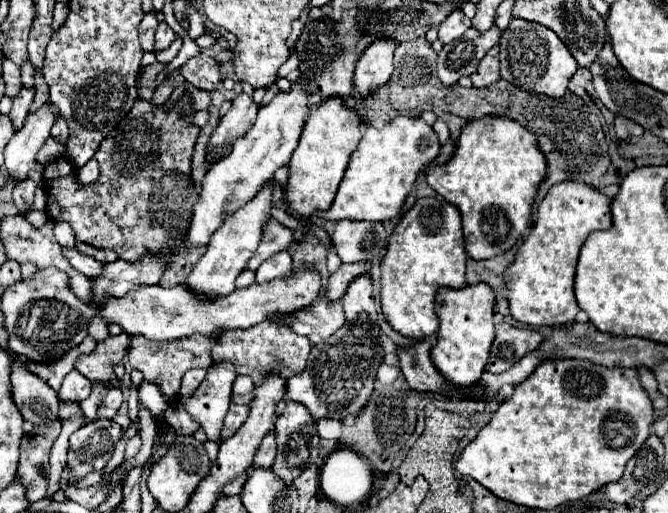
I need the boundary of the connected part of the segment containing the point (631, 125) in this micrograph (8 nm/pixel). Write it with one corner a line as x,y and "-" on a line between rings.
616,116
614,120
614,130
616,130
616,136
618,140
626,140
626,138
632,138
632,136
640,136
644,132
644,128
624,116

